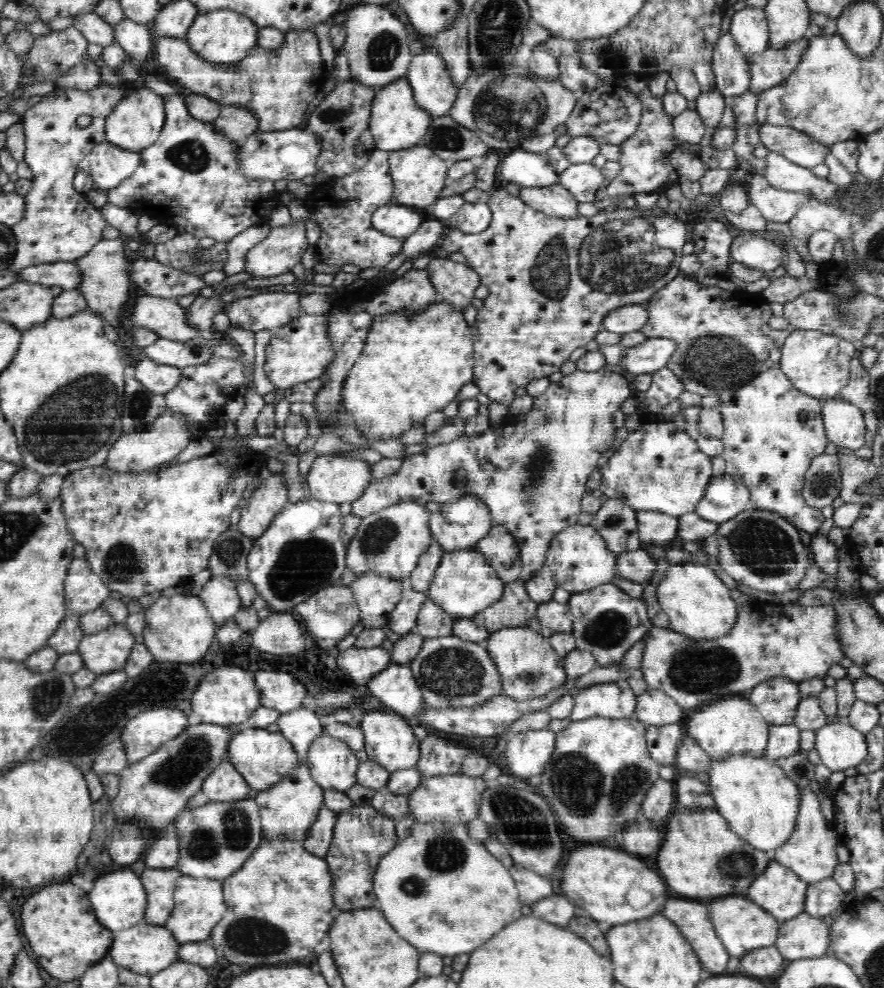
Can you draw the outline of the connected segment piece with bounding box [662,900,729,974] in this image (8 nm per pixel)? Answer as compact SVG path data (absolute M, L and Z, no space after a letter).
M670 900L662 916L674 924L699 957L705 972L726 972L729 956L718 939L709 918L710 910L704 904L688 900Z

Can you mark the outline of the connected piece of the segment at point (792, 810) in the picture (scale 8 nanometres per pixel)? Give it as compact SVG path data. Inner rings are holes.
M726 758L722 762L712 762L709 779L710 789L716 801L716 810L728 819L732 831L738 833L746 842L764 852L775 851L786 844L798 828L798 814L802 808L802 790L777 765L771 764L765 758Z

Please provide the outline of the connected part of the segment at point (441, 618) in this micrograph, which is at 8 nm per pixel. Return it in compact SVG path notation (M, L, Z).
M428 600L418 614L414 632L425 640L448 637L454 635L454 624L456 624L455 617L450 616L435 602Z

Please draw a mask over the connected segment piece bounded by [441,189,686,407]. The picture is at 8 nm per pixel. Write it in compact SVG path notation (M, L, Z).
M498 189L493 192L493 198L489 203L492 209L492 223L480 232L480 234L466 234L451 228L441 242L441 247L446 254L462 254L468 260L469 266L480 276L481 284L489 288L490 294L484 300L483 308L477 310L475 324L469 327L473 339L473 383L476 384L490 401L498 402L510 407L515 400L516 388L526 386L529 382L538 378L547 378L554 372L560 372L562 364L570 360L570 356L578 350L596 340L596 336L604 330L604 320L614 310L632 303L642 303L648 300L658 289L664 288L679 273L679 257L681 248L686 243L686 229L680 216L670 216L666 212L653 211L644 214L638 208L627 209L624 207L611 208L599 212L592 217L580 215L576 220L560 220L546 216L538 209L529 206L520 197L514 197L506 189Z

